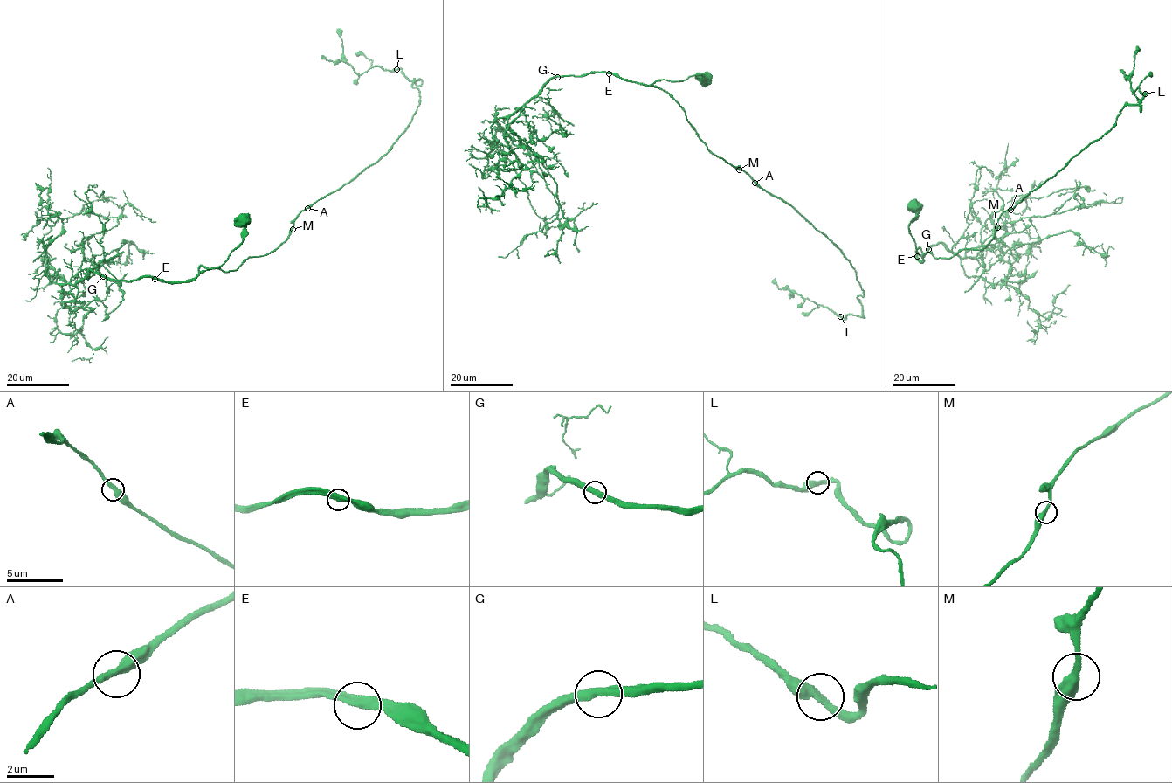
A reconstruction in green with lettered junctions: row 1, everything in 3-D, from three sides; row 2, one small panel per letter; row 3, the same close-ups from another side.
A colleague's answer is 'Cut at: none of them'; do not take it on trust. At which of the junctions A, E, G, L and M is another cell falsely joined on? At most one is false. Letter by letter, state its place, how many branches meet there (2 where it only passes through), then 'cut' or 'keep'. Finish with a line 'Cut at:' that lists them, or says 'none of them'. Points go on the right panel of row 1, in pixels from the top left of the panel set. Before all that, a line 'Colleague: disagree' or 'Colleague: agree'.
Colleague: agree
A: at (1010, 210); 2 branches meet; keep
E: at (917, 256); 2 branches meet; keep
G: at (928, 249); 2 branches meet; keep
L: at (1145, 93); 2 branches meet; keep
M: at (997, 227); 2 branches meet; keep
Cut at: none of them

